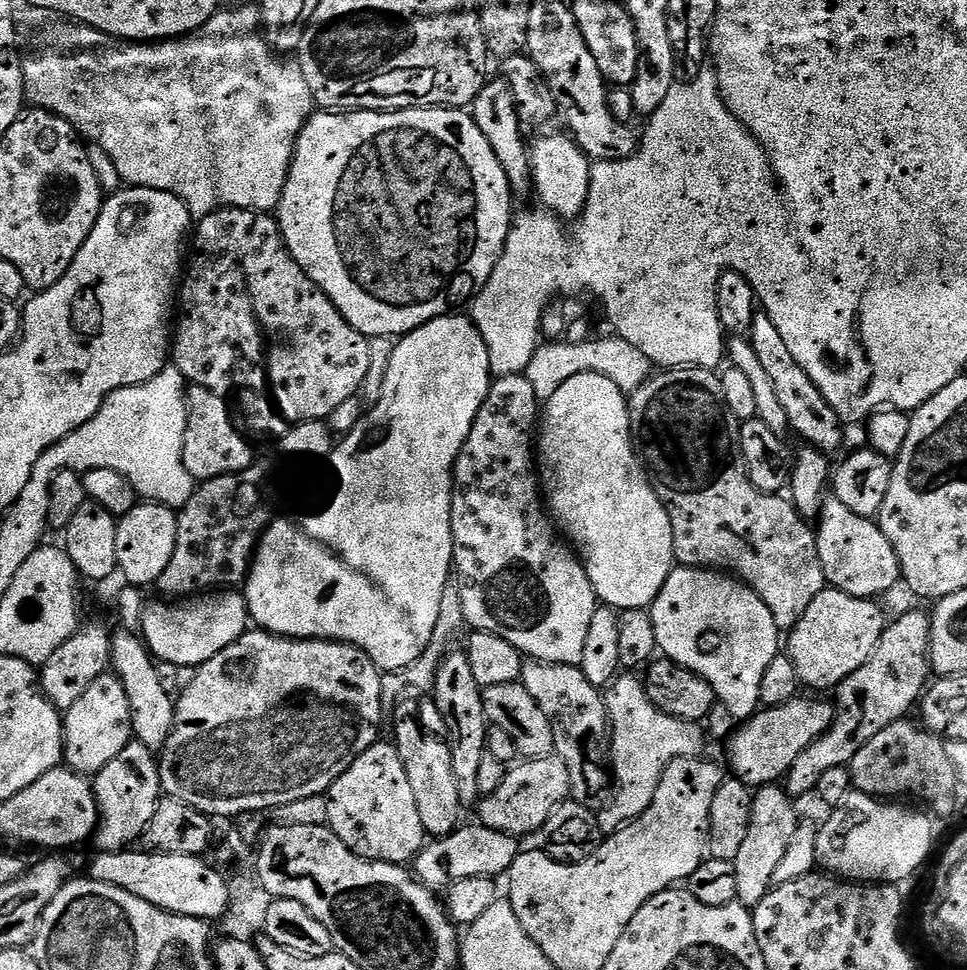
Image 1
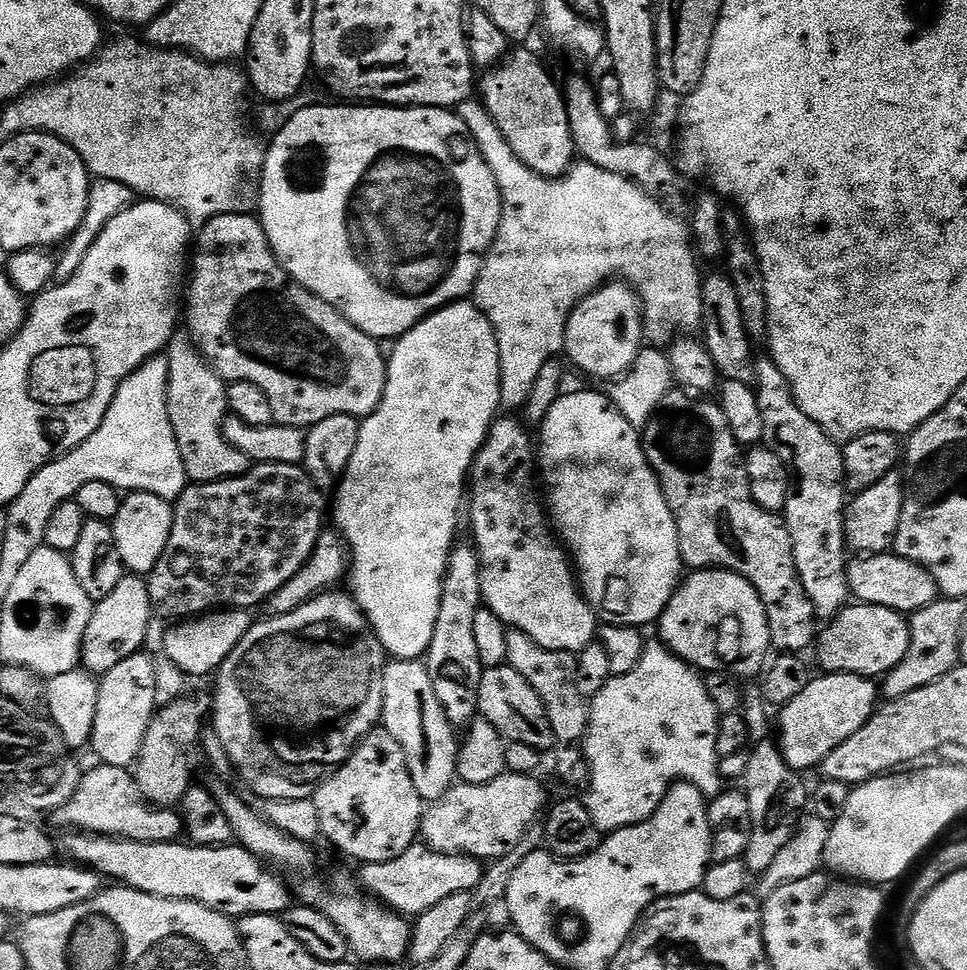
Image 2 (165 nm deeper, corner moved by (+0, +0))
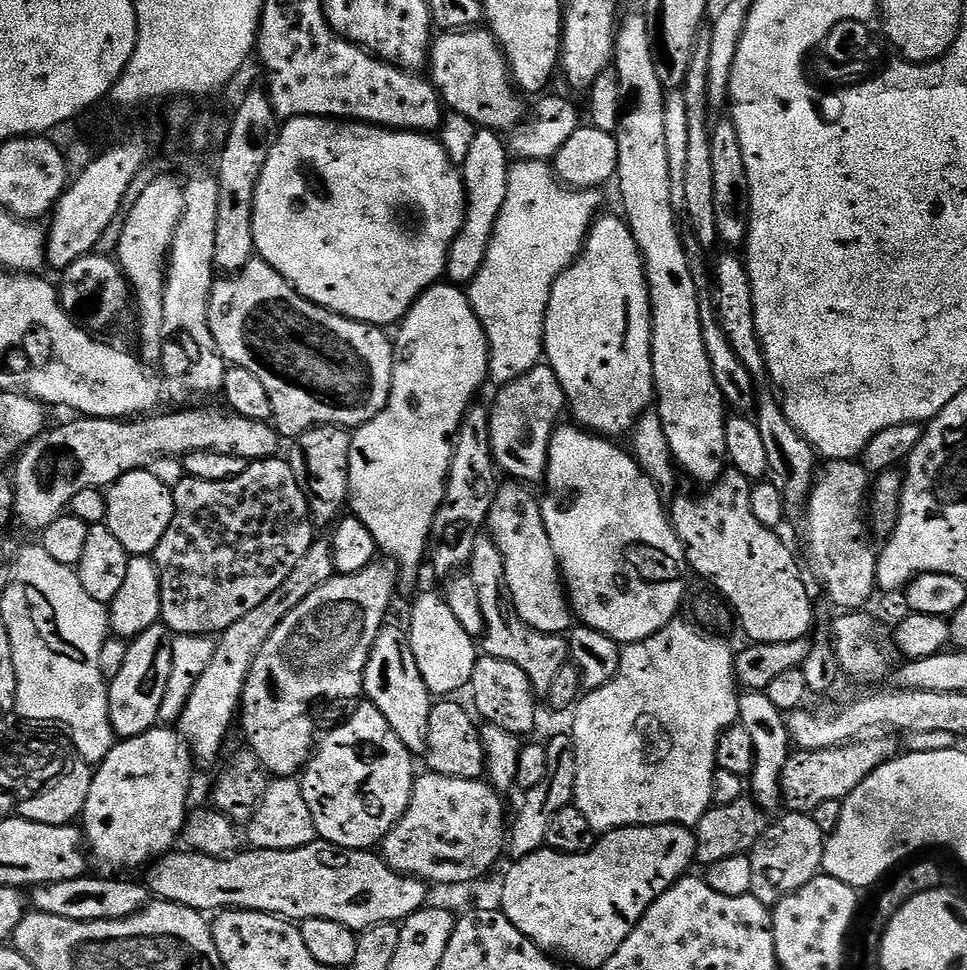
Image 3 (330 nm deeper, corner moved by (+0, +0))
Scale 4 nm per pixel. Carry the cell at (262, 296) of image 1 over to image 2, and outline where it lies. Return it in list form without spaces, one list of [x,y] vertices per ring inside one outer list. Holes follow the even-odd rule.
[[[243,211],[215,216],[205,222],[195,233],[194,255],[190,260],[192,281],[189,284],[187,281],[186,284],[187,335],[192,337],[196,349],[204,355],[204,359],[212,365],[214,371],[225,382],[254,382],[254,386],[258,386],[258,390],[262,390],[262,394],[266,394],[267,400],[270,401],[270,410],[274,410],[274,421],[277,424],[307,430],[314,427],[318,422],[322,422],[322,418],[330,418],[338,414],[357,418],[371,416],[372,411],[382,402],[382,394],[386,390],[386,382],[388,381],[388,361],[385,353],[380,353],[381,345],[362,330],[358,330],[358,326],[350,323],[334,306],[330,306],[325,300],[318,298],[310,290],[306,290],[301,284],[290,283],[288,273],[277,262],[276,255],[272,253],[272,247],[266,238],[266,230],[261,226],[255,215],[248,215],[247,211]]]

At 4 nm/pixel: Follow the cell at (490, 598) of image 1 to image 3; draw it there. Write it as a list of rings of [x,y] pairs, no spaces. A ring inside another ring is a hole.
[[[524,482],[501,483],[490,506],[487,531],[498,546],[504,559],[506,582],[510,586],[510,599],[516,615],[539,632],[564,634],[573,627],[574,613],[564,587],[560,563],[546,534],[540,500]]]

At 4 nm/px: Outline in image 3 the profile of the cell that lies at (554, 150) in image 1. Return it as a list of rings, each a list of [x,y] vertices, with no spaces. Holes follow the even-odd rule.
[[[477,26],[437,35],[430,49],[431,68],[430,82],[440,93],[441,101],[453,113],[465,116],[471,124],[504,134],[525,123],[525,97],[513,81],[503,48],[487,27]]]

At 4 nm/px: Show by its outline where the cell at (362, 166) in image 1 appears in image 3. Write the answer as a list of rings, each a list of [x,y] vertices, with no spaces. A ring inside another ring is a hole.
[[[296,116],[293,120],[283,121],[282,127],[275,133],[270,158],[266,158],[266,166],[258,178],[254,194],[256,256],[274,266],[274,270],[278,270],[278,274],[282,274],[282,278],[286,278],[286,282],[290,282],[290,286],[302,294],[302,298],[334,314],[363,324],[399,325],[412,309],[412,303],[445,275],[452,243],[464,225],[468,194],[464,190],[461,169],[452,165],[448,153],[449,149],[435,135],[423,132],[401,132],[394,128],[377,128],[374,124],[329,120],[323,116]]]

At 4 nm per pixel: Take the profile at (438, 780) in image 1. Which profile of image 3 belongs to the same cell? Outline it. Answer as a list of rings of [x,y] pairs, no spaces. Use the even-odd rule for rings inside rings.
[[[386,626],[378,634],[370,654],[368,672],[364,676],[364,696],[378,710],[382,710],[386,722],[390,722],[394,734],[402,738],[409,752],[419,754],[427,749],[434,697],[418,670],[412,643],[403,627]]]

